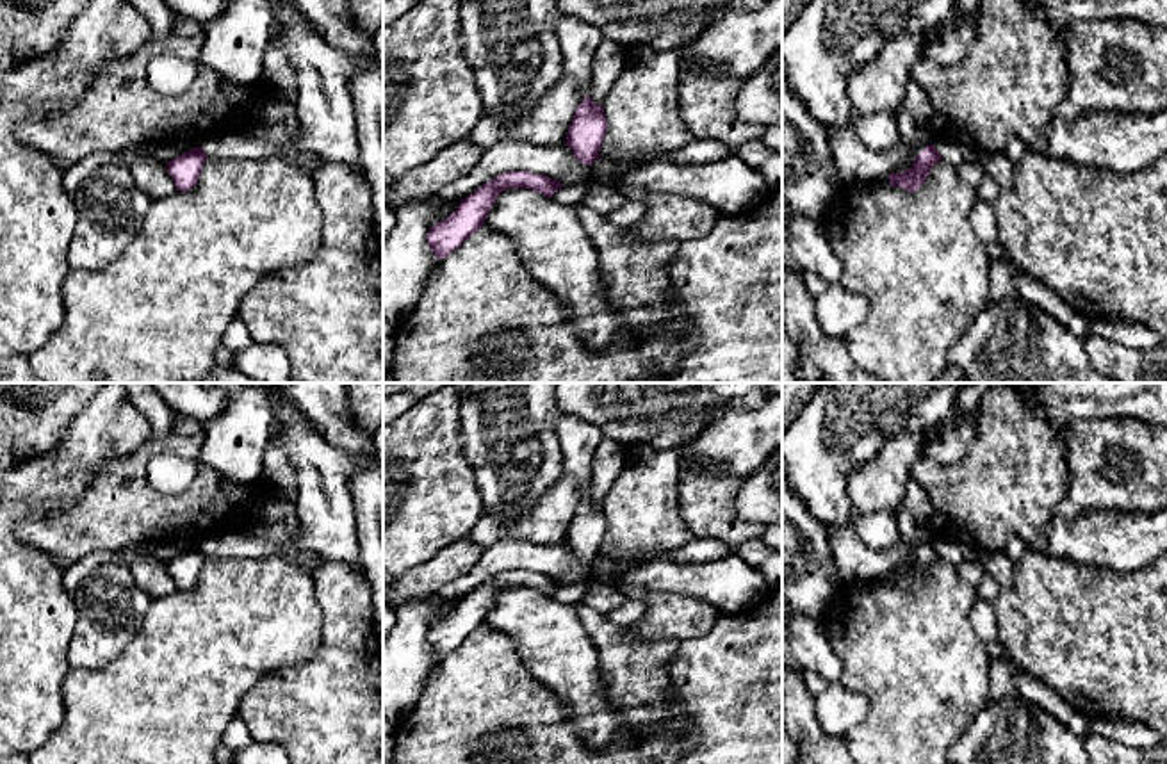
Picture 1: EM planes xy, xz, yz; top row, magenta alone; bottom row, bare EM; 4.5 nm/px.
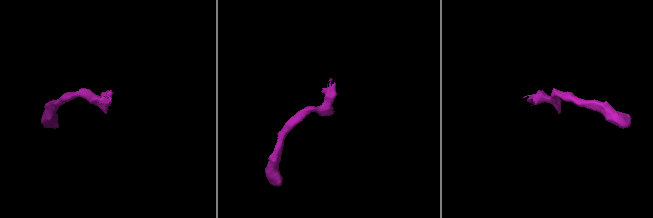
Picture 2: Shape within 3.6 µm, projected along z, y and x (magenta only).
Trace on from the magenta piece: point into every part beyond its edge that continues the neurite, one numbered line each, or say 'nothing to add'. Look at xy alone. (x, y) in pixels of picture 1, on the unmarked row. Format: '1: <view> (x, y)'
nothing to add

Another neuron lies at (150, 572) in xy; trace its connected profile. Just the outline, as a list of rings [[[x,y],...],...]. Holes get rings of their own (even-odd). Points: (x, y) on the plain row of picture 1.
[[[126,547],[121,550],[93,552],[64,570],[62,586],[75,595],[80,582],[103,563],[125,563],[137,586],[151,598],[162,598],[176,591],[176,584],[167,572],[167,565],[148,549]]]

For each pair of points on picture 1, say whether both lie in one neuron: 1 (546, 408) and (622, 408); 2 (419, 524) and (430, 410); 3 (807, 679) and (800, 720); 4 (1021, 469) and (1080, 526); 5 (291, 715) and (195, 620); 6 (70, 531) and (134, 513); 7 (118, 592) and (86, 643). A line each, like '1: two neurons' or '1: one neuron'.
1: two neurons
2: one neuron
3: two neurons
4: two neurons
5: two neurons
6: one neuron
7: one neuron

